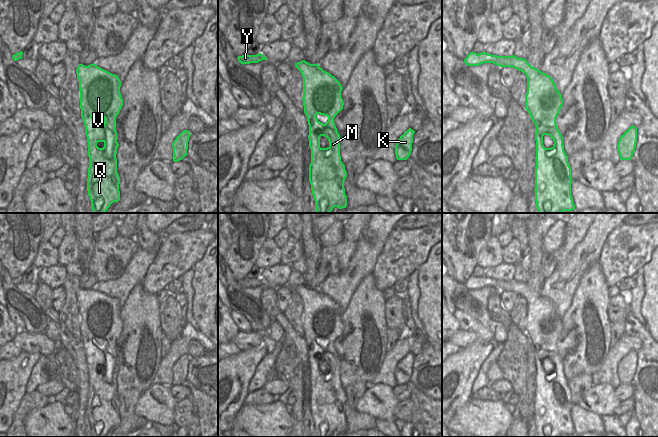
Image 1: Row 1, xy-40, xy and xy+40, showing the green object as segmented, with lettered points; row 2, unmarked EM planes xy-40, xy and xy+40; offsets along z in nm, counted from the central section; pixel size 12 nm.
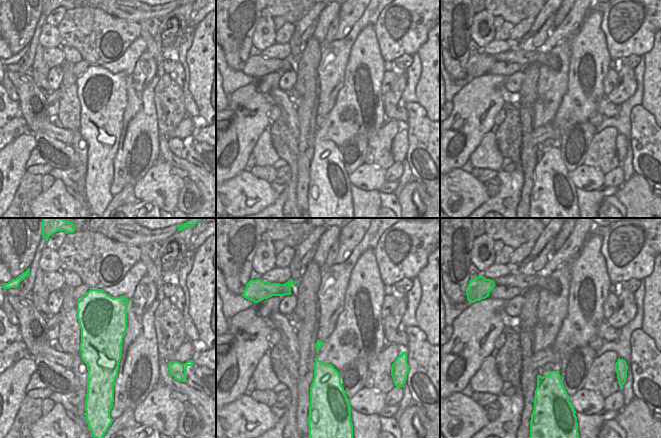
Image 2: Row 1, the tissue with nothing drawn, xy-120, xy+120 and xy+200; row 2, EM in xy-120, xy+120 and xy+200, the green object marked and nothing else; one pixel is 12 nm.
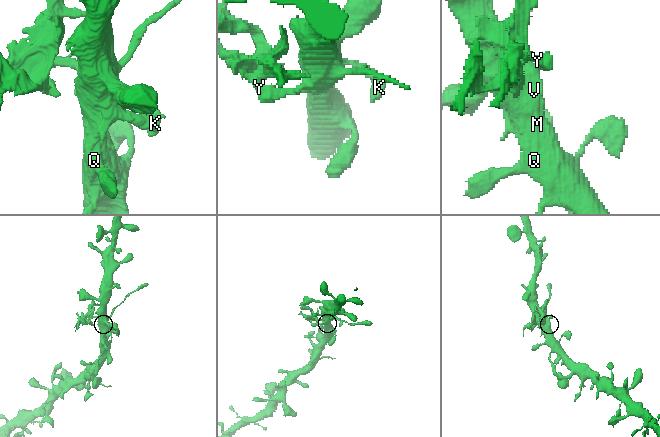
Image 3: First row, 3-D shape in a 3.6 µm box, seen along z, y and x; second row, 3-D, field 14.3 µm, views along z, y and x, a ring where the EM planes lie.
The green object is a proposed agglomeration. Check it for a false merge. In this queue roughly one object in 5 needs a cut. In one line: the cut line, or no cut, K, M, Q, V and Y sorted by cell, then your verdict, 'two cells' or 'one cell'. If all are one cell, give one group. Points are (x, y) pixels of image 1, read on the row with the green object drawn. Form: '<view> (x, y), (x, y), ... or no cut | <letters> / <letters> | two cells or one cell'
xy (308, 63), (302, 67), (296, 67) | K M Q V / Y | two cells

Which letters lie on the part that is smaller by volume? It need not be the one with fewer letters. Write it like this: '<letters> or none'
Y.

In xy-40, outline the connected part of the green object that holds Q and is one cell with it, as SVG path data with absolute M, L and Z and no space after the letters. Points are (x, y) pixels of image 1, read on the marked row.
M95 63L88 66L80 64L76 73L79 80L81 117L88 142L88 196L92 213L105 213L112 203L120 200L120 177L117 173L116 159L119 146L116 117L123 106L120 93L121 81L117 75L98 67Z

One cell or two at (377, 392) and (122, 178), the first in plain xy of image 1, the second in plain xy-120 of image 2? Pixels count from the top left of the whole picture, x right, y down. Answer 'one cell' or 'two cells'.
two cells

